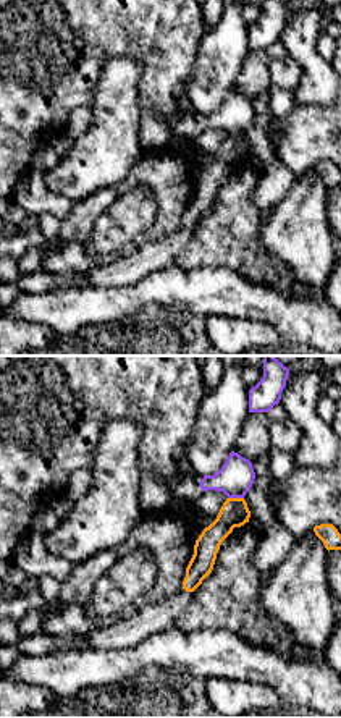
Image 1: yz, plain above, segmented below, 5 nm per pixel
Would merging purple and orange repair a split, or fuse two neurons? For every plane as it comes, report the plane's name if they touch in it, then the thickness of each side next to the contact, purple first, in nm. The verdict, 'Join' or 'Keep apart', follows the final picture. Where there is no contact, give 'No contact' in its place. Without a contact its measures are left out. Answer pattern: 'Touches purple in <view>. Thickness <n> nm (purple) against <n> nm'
Touches purple in yz. Thickness 180 nm (purple) against 140 nm

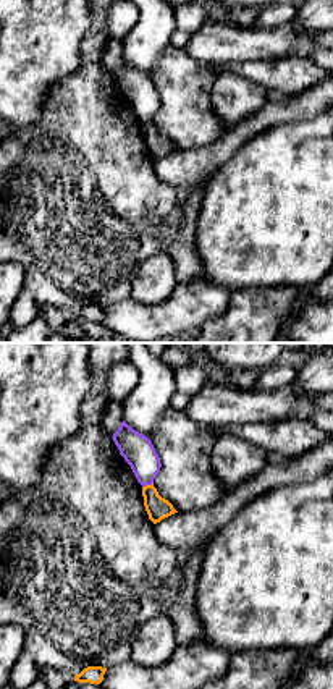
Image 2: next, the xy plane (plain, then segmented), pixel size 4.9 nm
Touches purple in xy. Thickness 160 nm (purple) against 120 nm

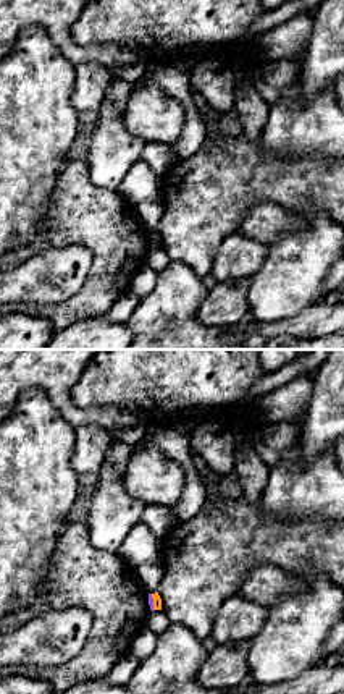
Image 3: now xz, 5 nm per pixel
Touches purple in xz. Thickness 30 nm (purple) against 50 nm

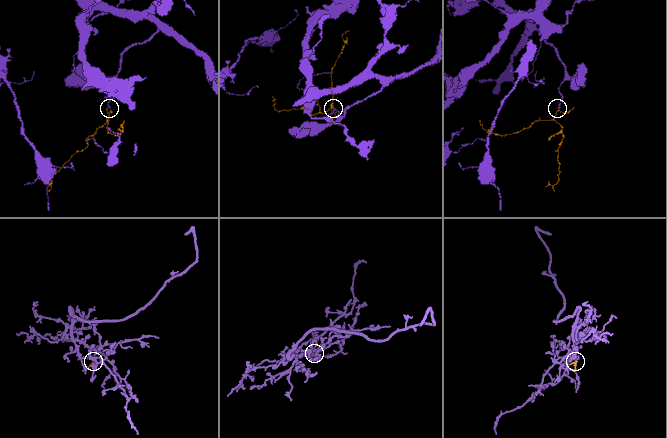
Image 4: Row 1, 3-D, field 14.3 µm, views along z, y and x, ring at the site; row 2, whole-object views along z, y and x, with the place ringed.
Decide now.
Keep apart

